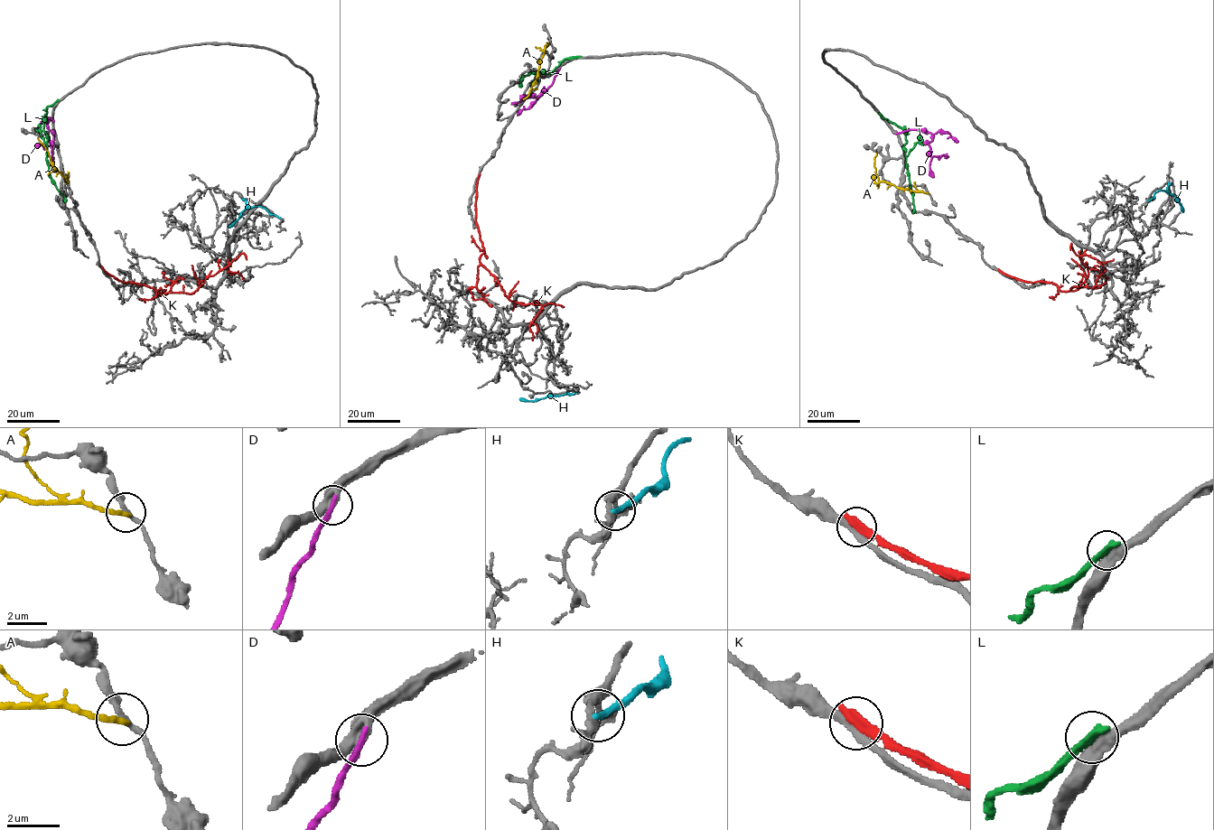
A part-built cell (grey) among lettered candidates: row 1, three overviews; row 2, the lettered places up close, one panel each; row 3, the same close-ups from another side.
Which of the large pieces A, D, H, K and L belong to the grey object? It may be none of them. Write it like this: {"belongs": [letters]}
{"belongs": ["D"]}

